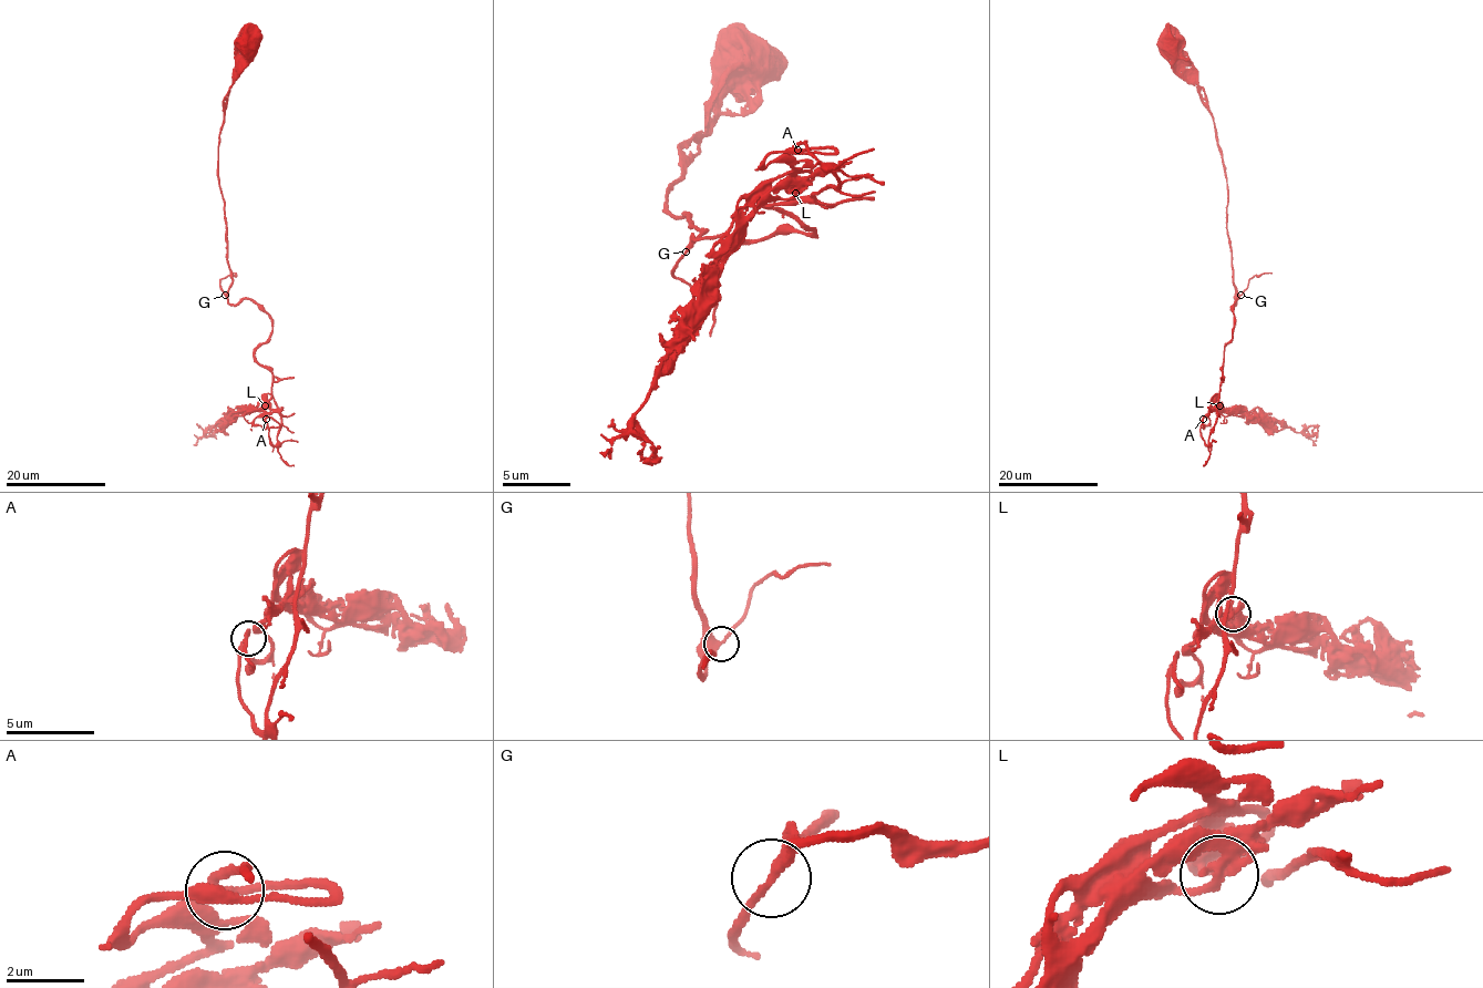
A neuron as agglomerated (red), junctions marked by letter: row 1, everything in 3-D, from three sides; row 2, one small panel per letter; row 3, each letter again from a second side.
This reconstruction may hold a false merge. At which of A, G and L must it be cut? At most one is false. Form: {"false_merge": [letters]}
{"false_merge": []}

